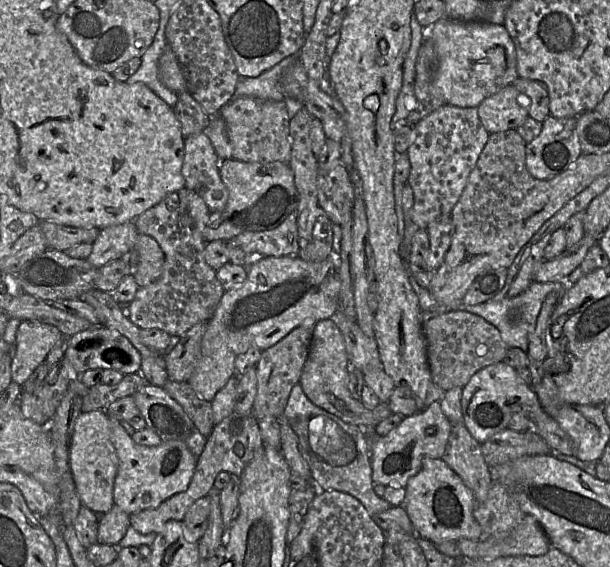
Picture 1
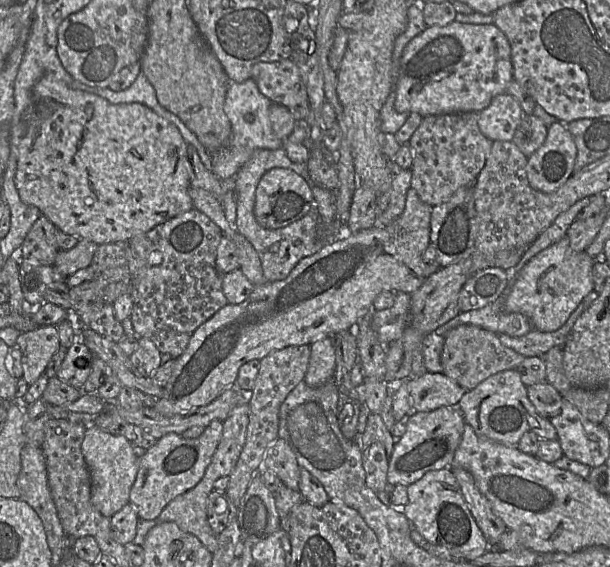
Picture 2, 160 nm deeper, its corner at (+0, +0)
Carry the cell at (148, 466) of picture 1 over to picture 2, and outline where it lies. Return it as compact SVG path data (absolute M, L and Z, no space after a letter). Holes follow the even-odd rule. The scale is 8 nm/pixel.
M212 421L202 435L186 439L182 435L169 433L139 456L139 469L130 490L129 504L140 519L157 520L164 508L176 497L195 487L203 478L220 442L223 422Z

